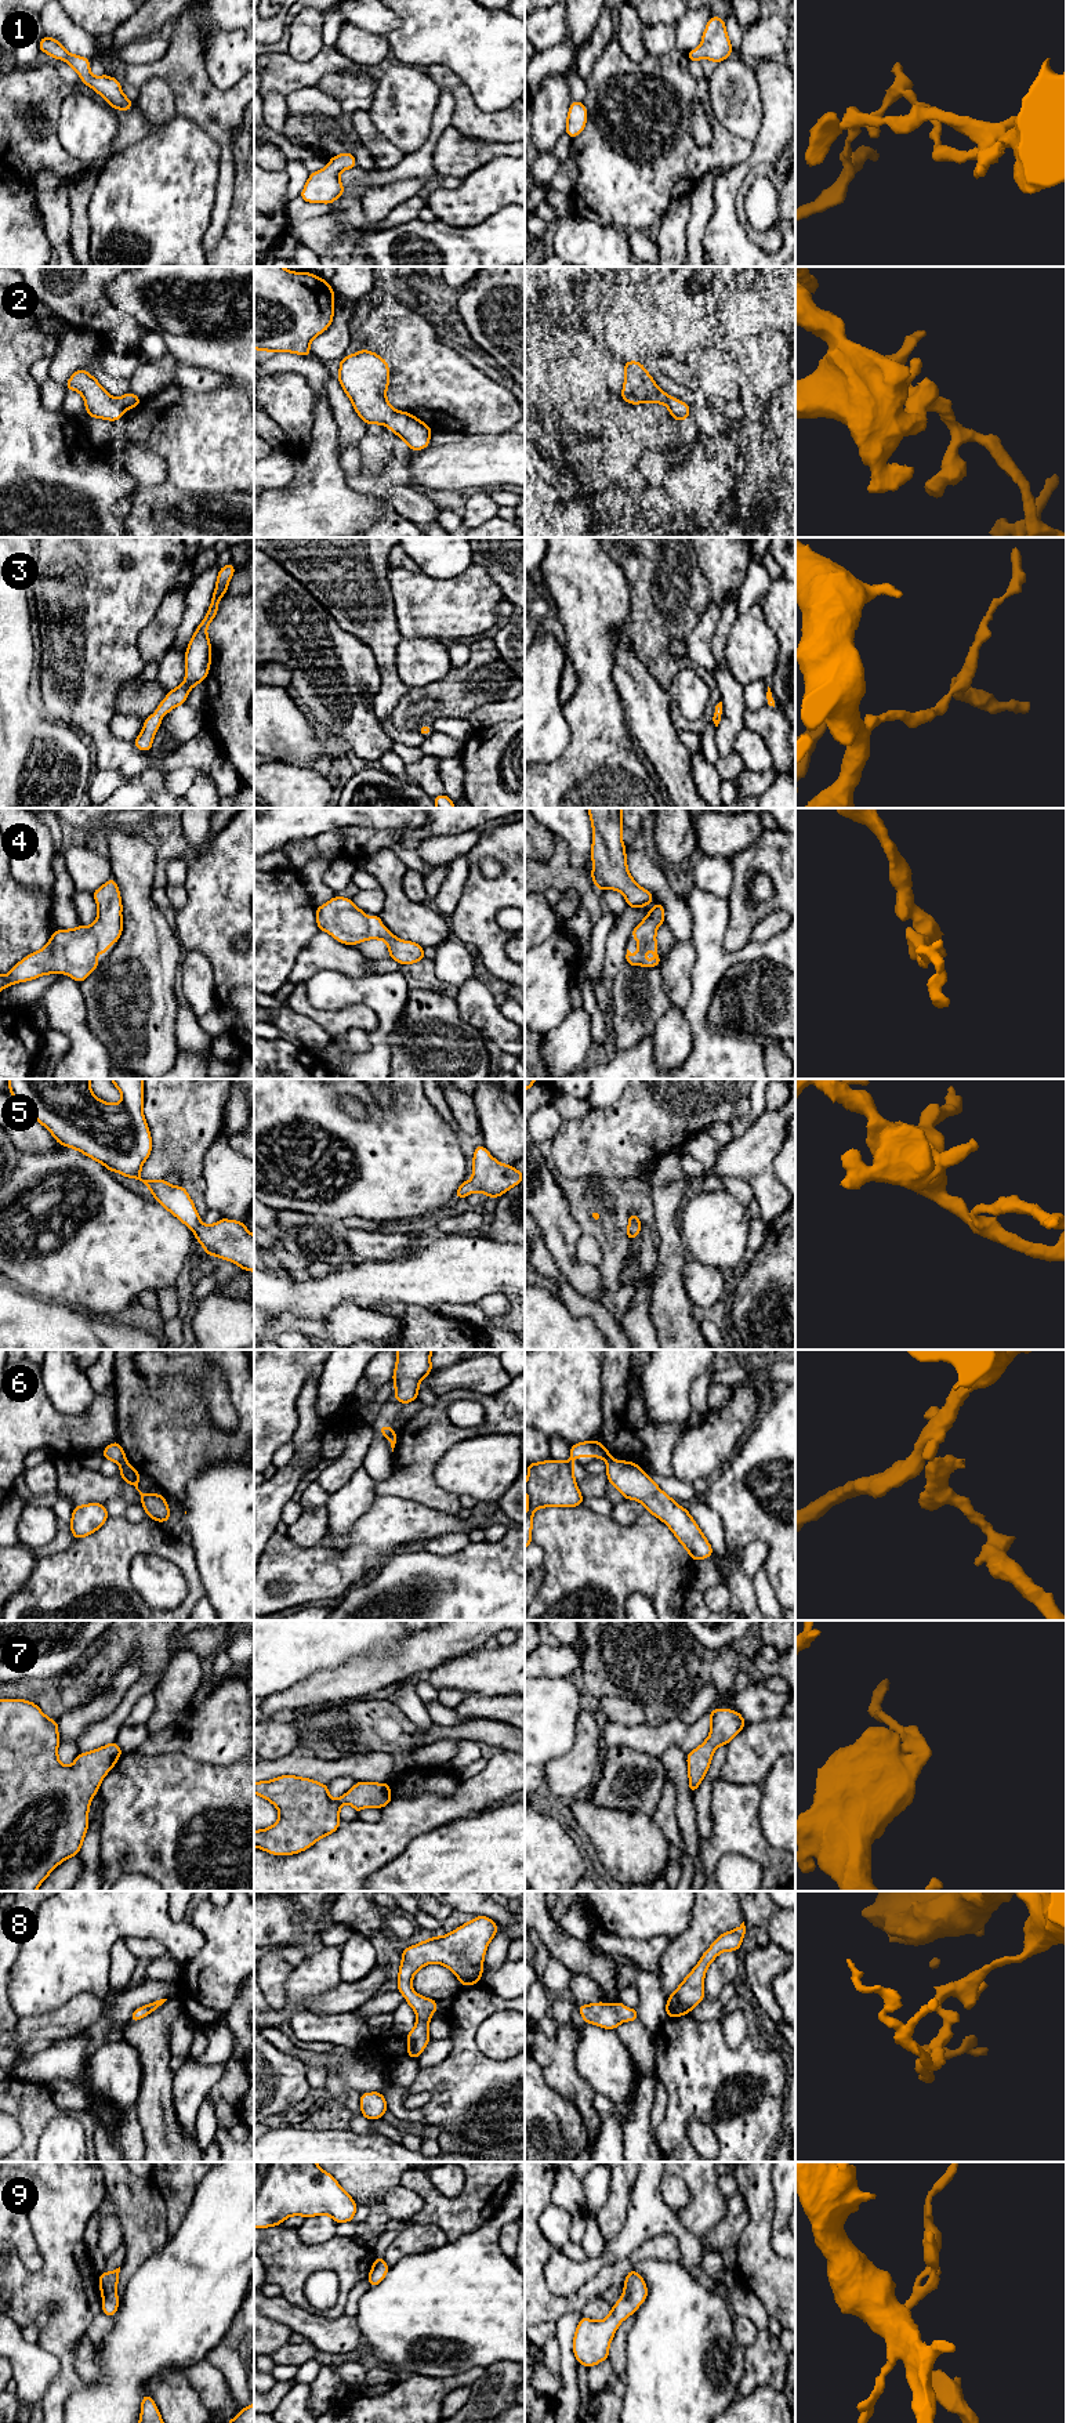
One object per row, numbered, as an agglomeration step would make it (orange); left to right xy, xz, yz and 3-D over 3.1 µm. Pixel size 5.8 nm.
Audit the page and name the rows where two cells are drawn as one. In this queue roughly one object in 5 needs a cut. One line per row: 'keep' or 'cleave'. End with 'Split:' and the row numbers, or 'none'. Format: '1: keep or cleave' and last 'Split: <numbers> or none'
1: keep
2: keep
3: keep
4: keep
5: keep
6: cleave
7: keep
8: keep
9: keep
Split: 6

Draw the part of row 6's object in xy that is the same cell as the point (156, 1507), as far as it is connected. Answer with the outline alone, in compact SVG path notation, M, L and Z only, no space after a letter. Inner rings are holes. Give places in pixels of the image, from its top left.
M122 1462L120 1463L120 1471L119 1474L122 1475L122 1478L124 1479L126 1484L131 1484L135 1486L135 1489L139 1492L141 1495L141 1504L144 1506L145 1511L146 1511L146 1515L157 1522L164 1522L164 1521L170 1521L170 1510L168 1510L168 1503L164 1500L164 1496L163 1495L157 1495L157 1493L142 1493L139 1489L138 1489L138 1481L141 1479L141 1475L138 1474L138 1471L128 1463L128 1462Z

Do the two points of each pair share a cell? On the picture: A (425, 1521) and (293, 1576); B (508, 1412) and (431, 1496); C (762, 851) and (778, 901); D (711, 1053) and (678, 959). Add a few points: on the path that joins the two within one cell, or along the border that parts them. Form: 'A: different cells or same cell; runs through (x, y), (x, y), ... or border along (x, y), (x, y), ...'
A: same cell; runs through (392, 1524), (348, 1567), (326, 1574)
B: same cell; runs through (478, 1431), (450, 1434), (425, 1459), (425, 1466)
C: same cell; runs through (775, 864), (780, 869), (780, 888)
D: different cells; border along (696, 960), (692, 969), (692, 988), (684, 1011)

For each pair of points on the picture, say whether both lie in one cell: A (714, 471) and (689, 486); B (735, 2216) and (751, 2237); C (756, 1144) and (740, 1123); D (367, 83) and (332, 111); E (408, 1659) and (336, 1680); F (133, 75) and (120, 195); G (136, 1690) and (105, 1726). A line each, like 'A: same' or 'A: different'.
A: same
B: different
C: different
D: different
E: same
F: different
G: same

